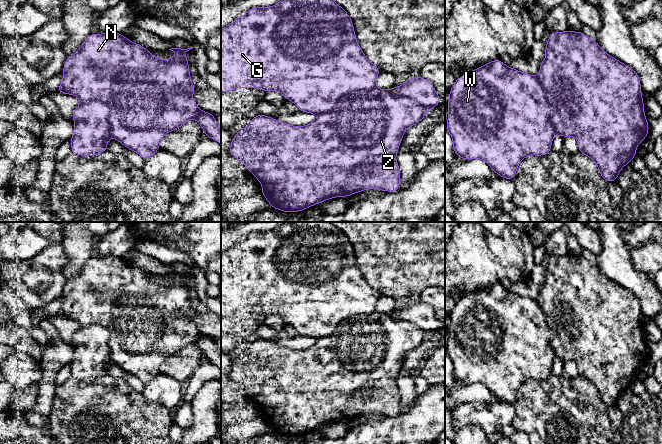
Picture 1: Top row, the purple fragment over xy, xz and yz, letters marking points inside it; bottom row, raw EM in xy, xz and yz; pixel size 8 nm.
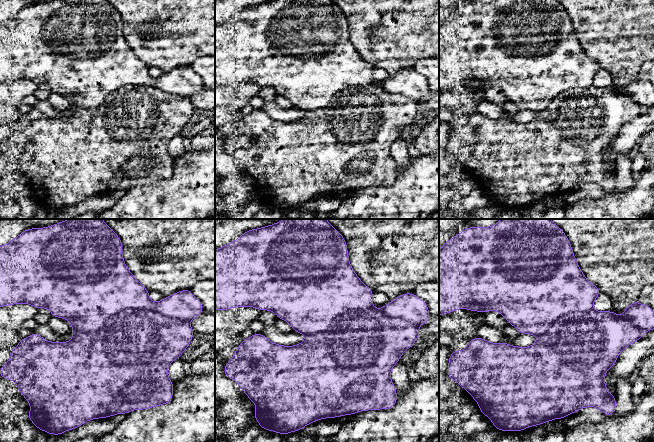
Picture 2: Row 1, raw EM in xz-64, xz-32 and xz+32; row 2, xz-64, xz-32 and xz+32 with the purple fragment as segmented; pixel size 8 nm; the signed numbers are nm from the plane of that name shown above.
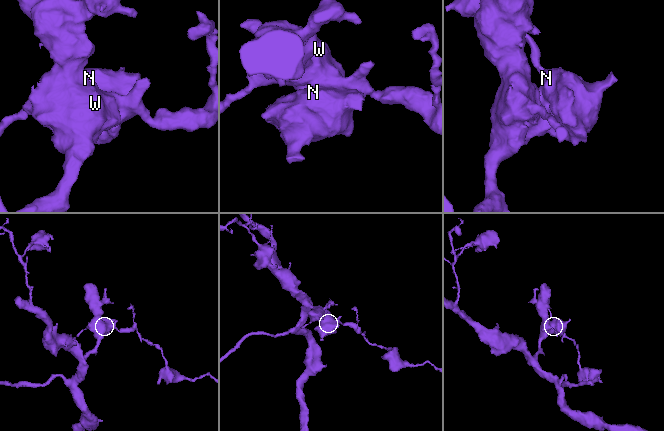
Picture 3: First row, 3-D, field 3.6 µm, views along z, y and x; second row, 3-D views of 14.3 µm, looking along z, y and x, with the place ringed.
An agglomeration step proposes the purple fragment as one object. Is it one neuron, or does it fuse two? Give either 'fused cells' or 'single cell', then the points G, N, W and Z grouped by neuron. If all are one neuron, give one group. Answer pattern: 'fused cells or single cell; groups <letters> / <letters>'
fused cells; groups G W / N Z

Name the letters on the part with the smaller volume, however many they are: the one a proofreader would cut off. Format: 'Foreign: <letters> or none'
Foreign: N, Z

